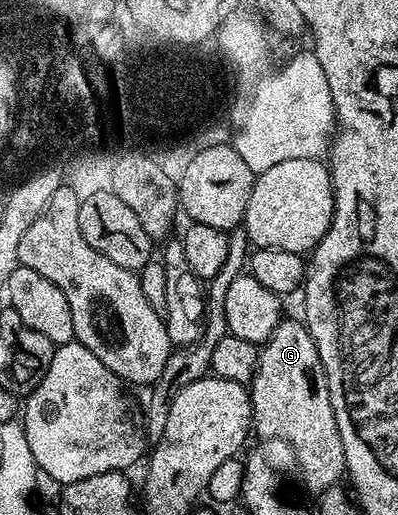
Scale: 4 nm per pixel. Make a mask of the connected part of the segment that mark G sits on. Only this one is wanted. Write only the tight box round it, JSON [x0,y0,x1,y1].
[250,319,345,494]

